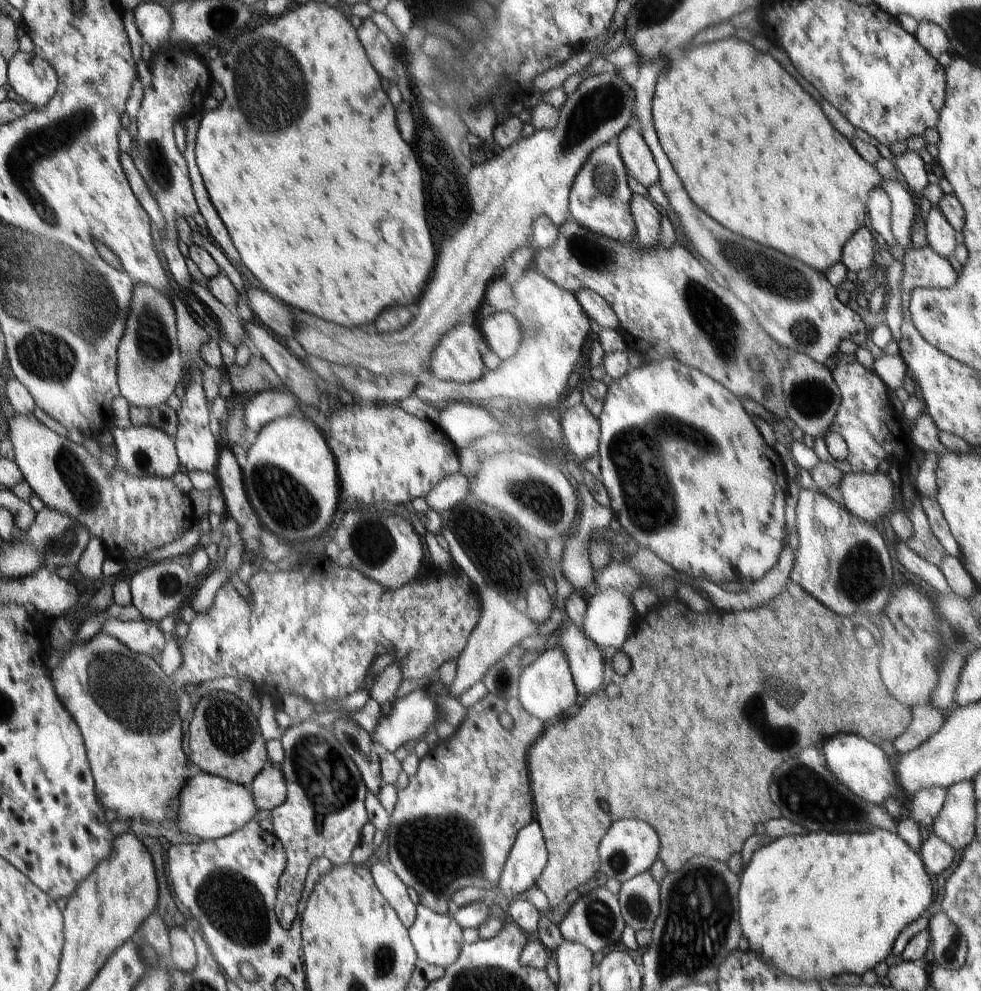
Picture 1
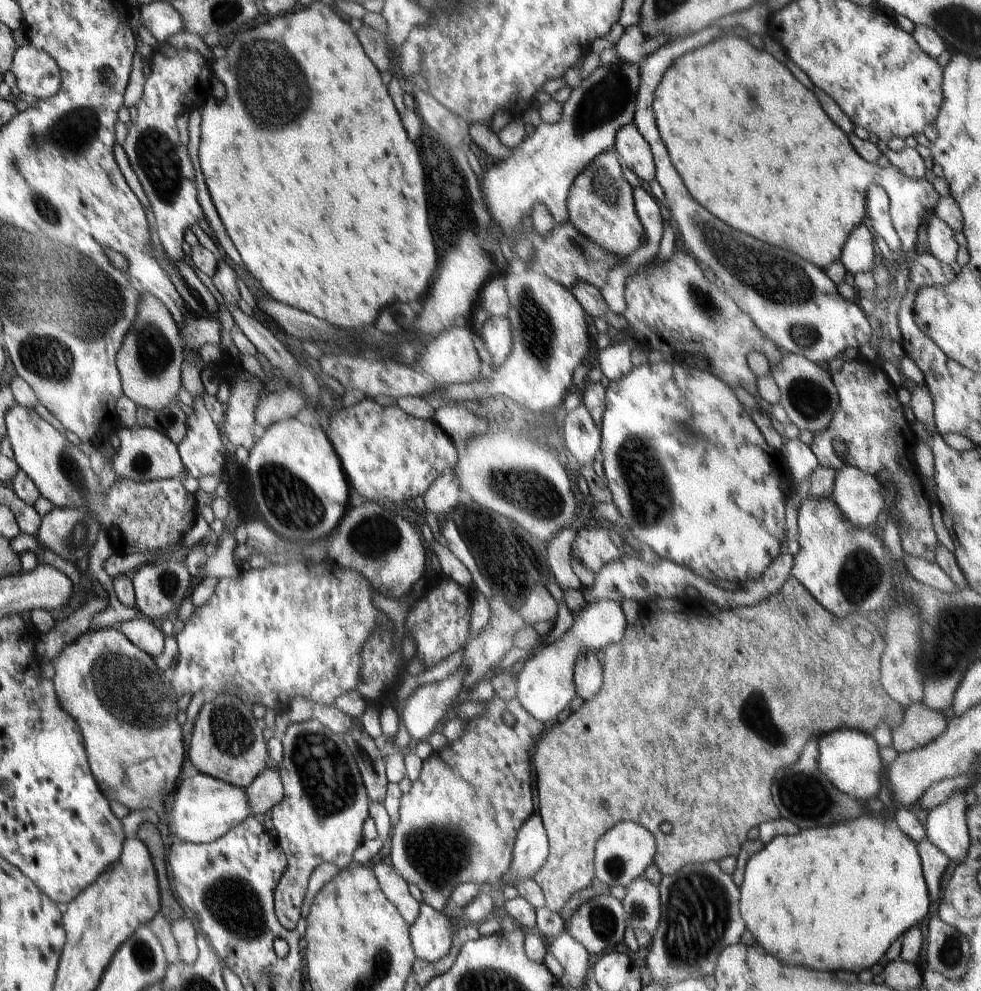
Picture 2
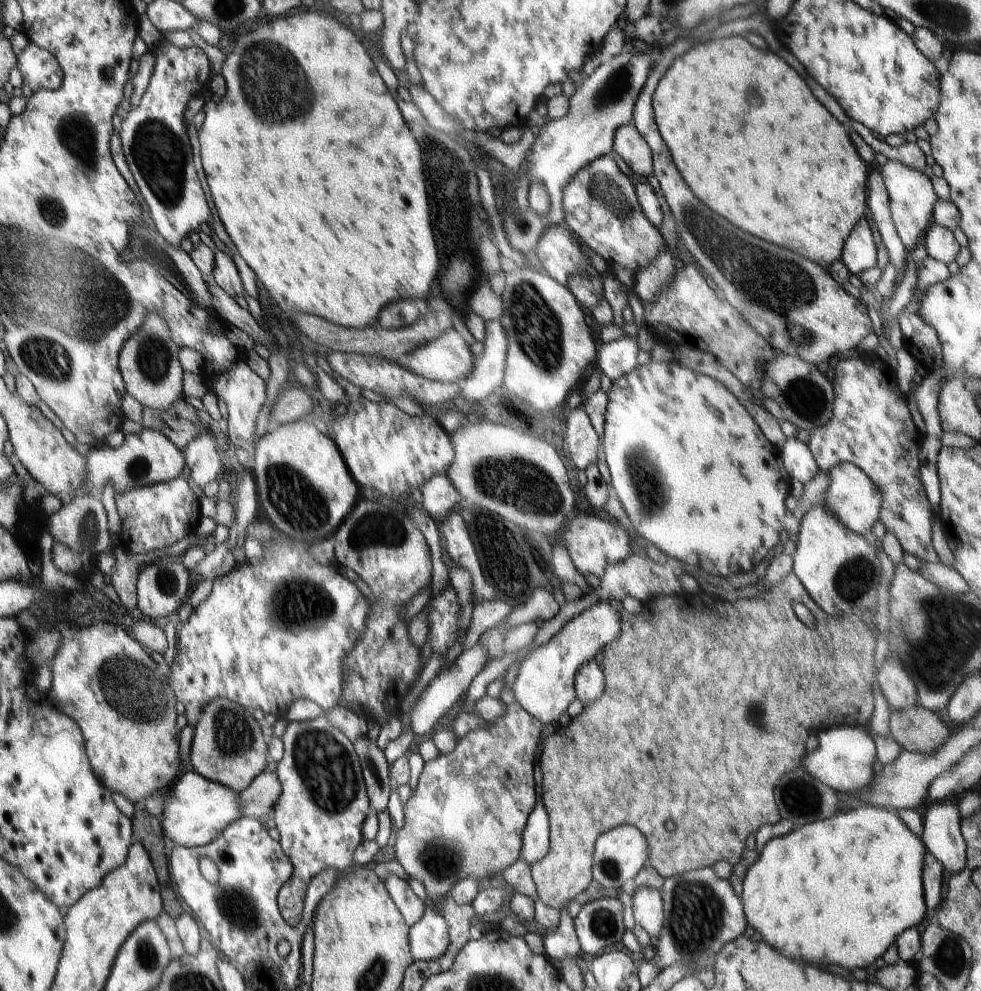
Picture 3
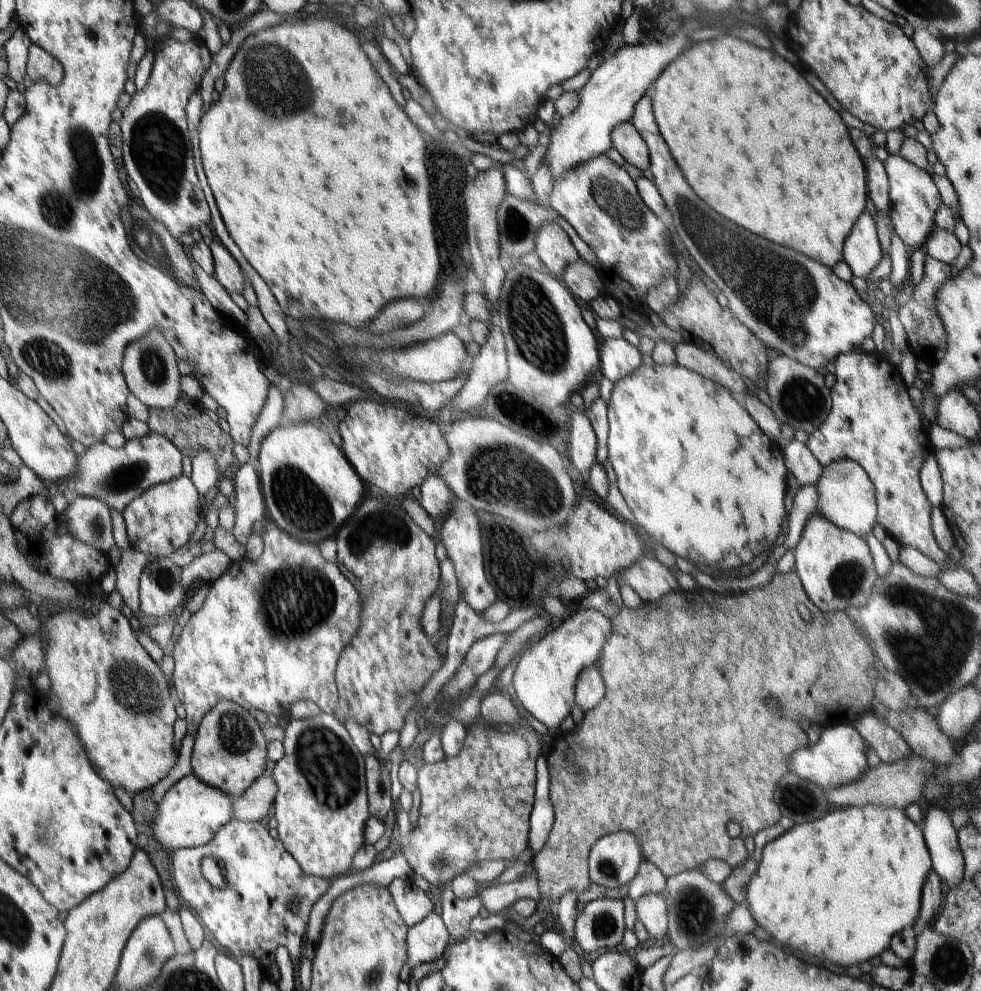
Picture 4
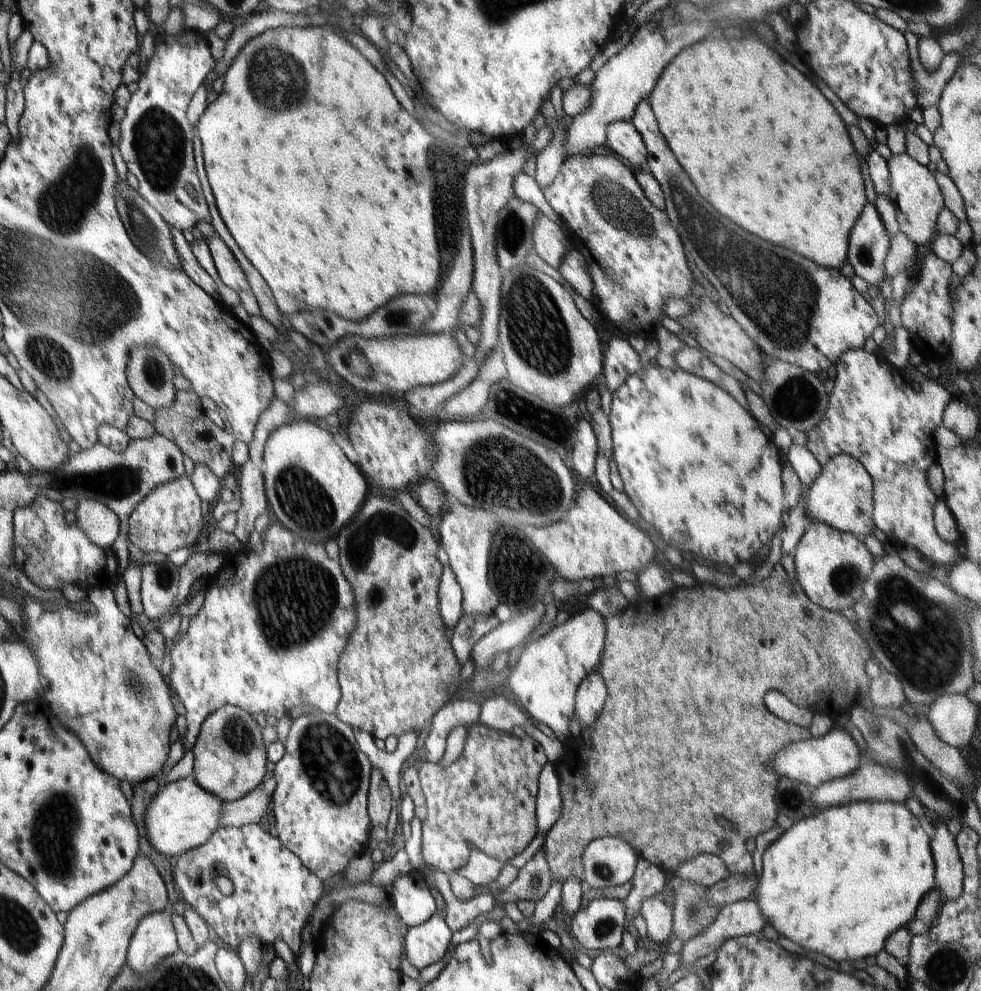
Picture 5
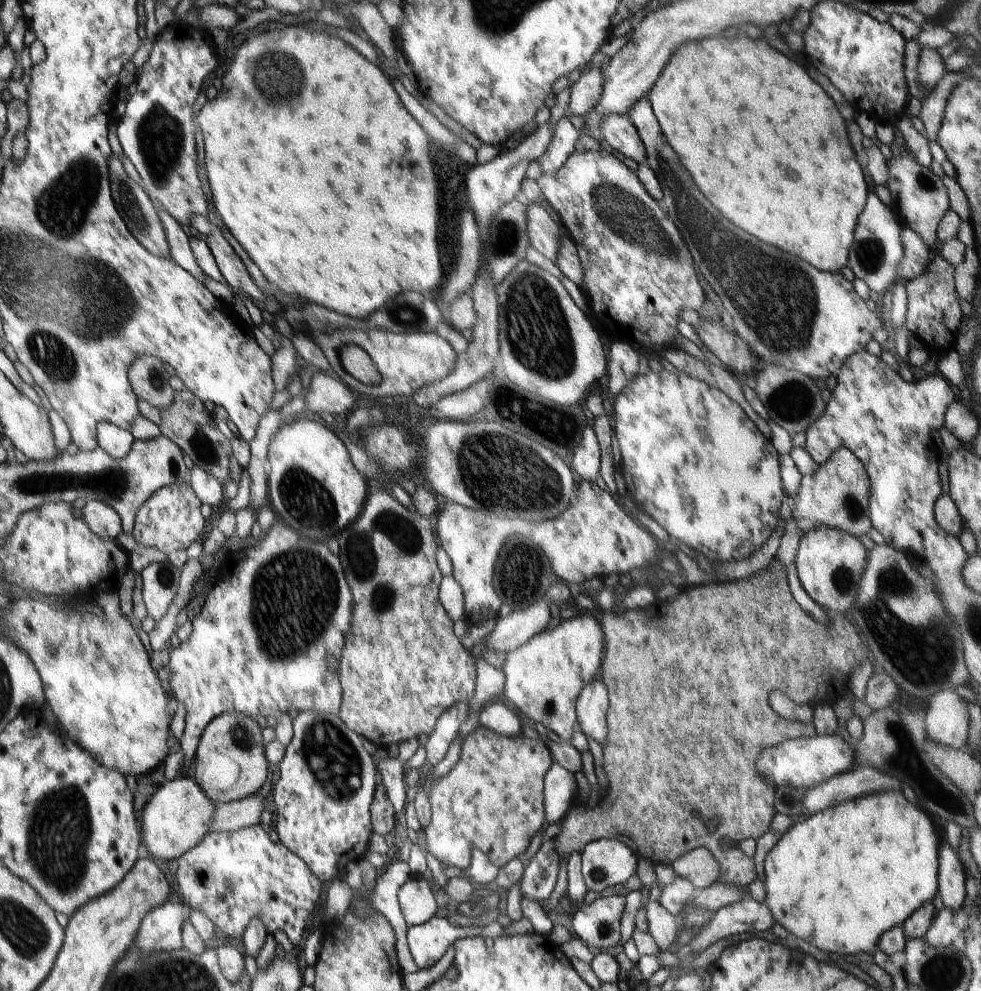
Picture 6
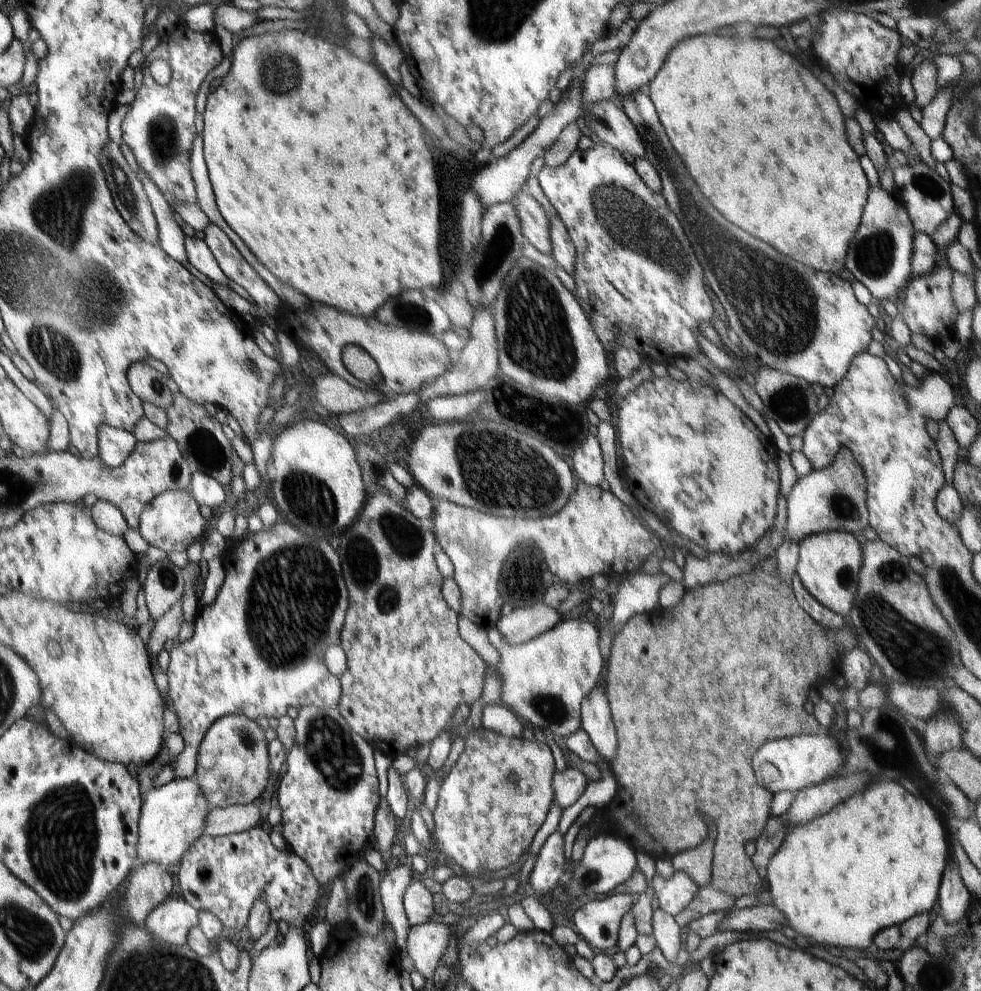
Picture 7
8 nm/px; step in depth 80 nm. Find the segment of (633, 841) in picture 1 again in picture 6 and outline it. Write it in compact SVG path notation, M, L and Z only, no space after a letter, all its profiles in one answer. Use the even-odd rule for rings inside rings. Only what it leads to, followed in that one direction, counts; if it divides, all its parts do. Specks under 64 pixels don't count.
M598 839L581 852L581 873L590 895L624 884L637 869L635 852L623 840Z

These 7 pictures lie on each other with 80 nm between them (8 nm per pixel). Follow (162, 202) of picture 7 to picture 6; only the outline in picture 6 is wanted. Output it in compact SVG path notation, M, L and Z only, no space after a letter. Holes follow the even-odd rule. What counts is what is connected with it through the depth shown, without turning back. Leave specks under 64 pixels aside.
M159 205L154 206L157 208L158 216L162 221L172 260L174 260L178 266L184 268L193 278L203 282L204 272L202 272L202 270L198 268L198 264L196 264L196 260L194 260L192 250L189 246L189 238L184 233L179 222L176 222L163 207Z

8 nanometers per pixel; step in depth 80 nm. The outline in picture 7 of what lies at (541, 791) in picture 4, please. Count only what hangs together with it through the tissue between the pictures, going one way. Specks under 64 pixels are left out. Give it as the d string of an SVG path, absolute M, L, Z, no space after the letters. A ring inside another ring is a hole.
M570 767L556 771L551 778L553 804L560 806L562 810L568 808L580 798L588 781L582 772Z

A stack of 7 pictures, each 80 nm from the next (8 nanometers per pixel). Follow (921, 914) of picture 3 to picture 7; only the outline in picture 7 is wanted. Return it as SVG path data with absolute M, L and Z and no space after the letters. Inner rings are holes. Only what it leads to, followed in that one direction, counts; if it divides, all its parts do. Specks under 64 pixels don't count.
M873 778L874 784L870 784L864 792L858 792L856 796L848 798L846 802L832 808L826 816L813 818L809 823L802 823L789 828L783 845L779 851L769 858L767 866L767 880L765 889L770 892L772 902L786 919L787 925L798 932L798 934L812 940L814 944L822 944L822 947L838 952L842 948L860 948L868 951L874 948L873 940L876 933L885 928L901 925L905 920L915 914L935 914L940 881L946 863L951 858L949 848L949 831L942 818L935 808L923 798L916 798L910 792L906 792L896 782L886 782L880 778Z

